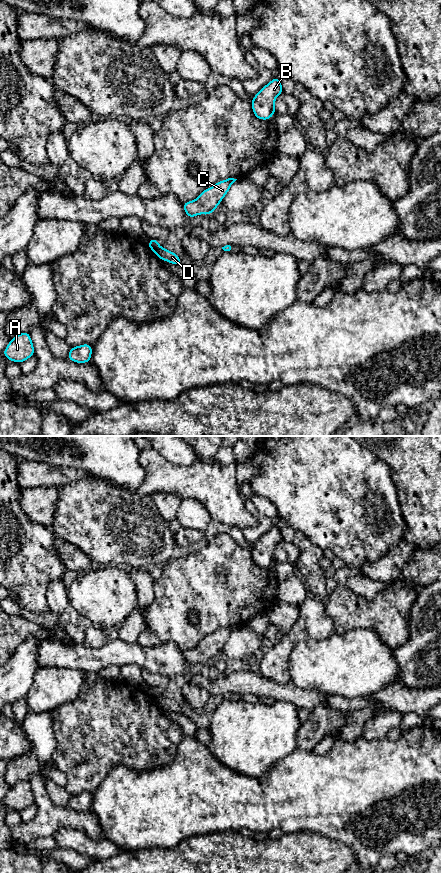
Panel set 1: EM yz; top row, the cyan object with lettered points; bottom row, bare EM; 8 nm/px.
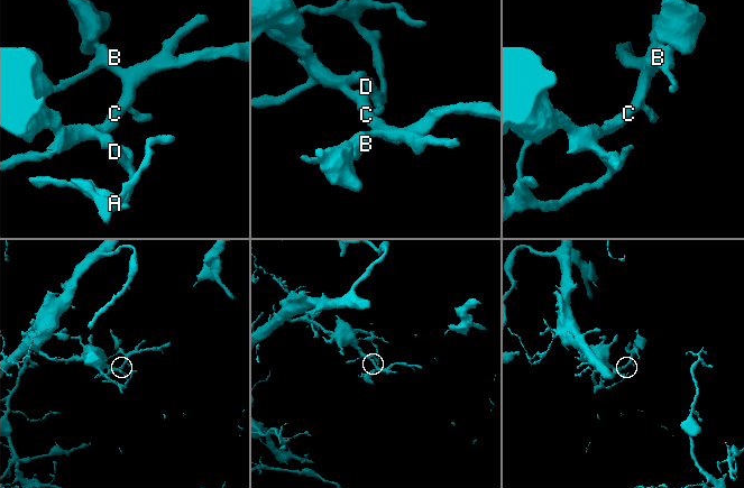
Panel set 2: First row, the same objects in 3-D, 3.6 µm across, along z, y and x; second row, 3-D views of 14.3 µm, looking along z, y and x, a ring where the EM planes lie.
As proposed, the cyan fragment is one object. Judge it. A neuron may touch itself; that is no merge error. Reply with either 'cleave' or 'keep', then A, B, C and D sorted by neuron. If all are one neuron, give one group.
cleave | A D / B C

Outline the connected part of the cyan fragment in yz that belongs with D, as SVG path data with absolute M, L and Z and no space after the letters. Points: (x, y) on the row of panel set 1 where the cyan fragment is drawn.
M159 246L157 249L154 250L154 253L162 260L172 263L174 265L181 265L182 262L178 255L174 252L166 250L162 246Z

